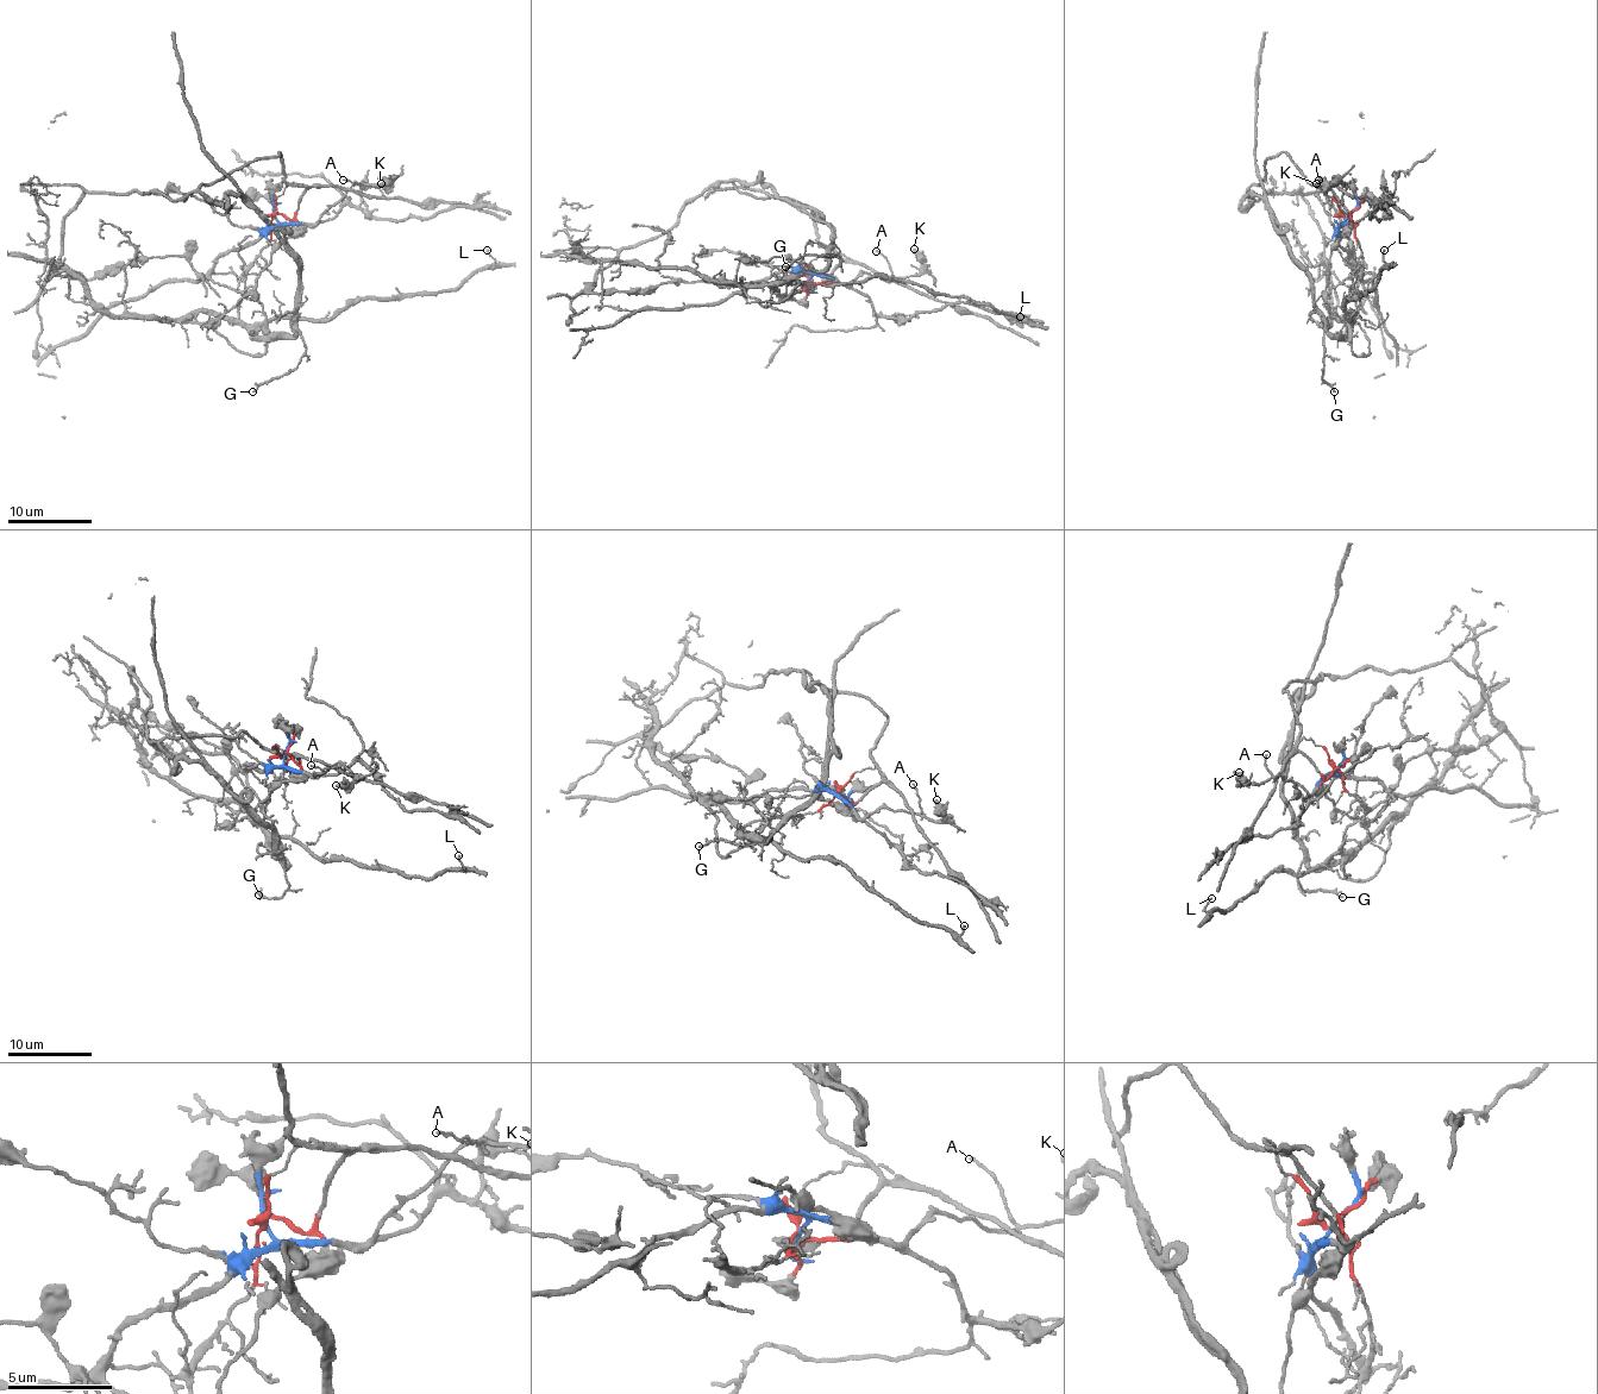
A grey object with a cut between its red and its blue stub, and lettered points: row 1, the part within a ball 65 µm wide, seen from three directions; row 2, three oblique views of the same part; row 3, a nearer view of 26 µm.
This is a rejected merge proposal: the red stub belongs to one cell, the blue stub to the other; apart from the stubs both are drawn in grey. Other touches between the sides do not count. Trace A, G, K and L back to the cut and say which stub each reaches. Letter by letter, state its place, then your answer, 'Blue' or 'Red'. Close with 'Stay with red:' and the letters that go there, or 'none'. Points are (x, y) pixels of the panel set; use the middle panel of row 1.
A: Place: (876, 251). Blue
G: Place: (785, 267). Red
K: Place: (914, 249). Blue
L: Place: (1020, 316). Red
Stay with red: G, L

